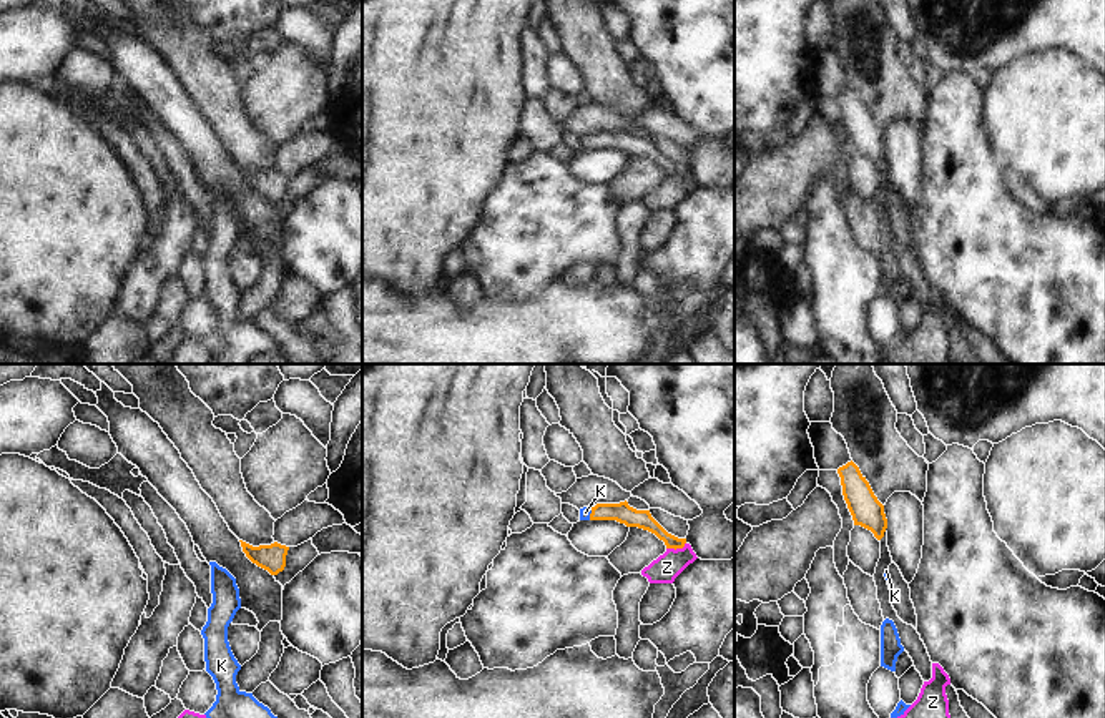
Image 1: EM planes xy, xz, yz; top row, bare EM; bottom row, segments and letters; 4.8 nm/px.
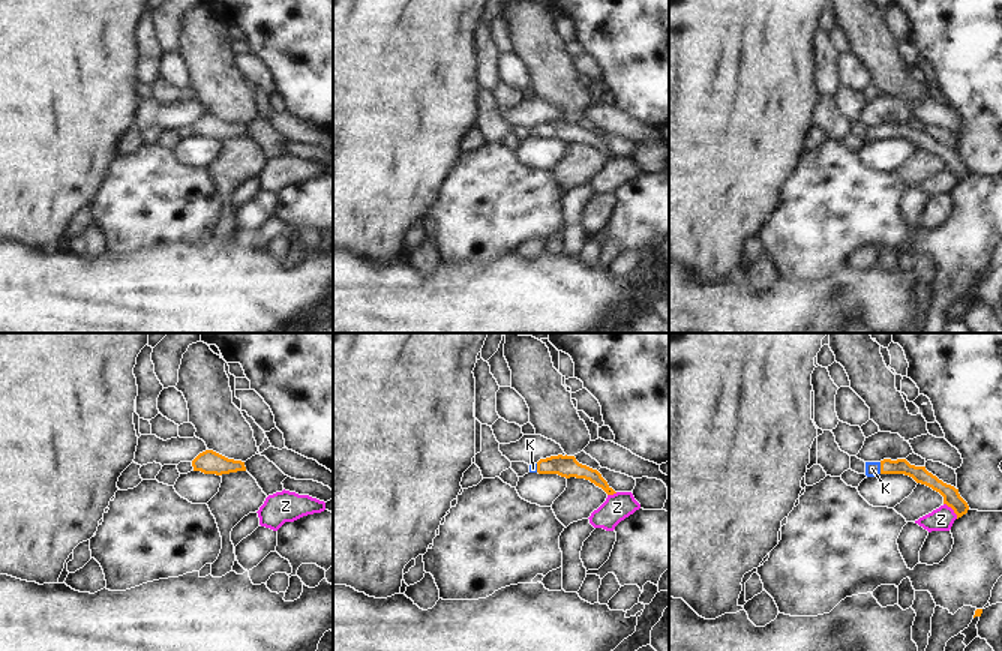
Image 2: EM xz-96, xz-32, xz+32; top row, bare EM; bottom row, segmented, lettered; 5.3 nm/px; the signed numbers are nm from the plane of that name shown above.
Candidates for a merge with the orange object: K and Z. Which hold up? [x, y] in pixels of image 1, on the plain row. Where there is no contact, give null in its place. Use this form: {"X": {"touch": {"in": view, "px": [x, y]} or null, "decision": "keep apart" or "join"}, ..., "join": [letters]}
{"K": {"touch": {"in": "xz", "px": [590, 142]}, "decision": "join"}, "Z": {"touch": {"in": "xz", "px": [677, 175]}, "decision": "keep apart"}, "join": ["K"]}

